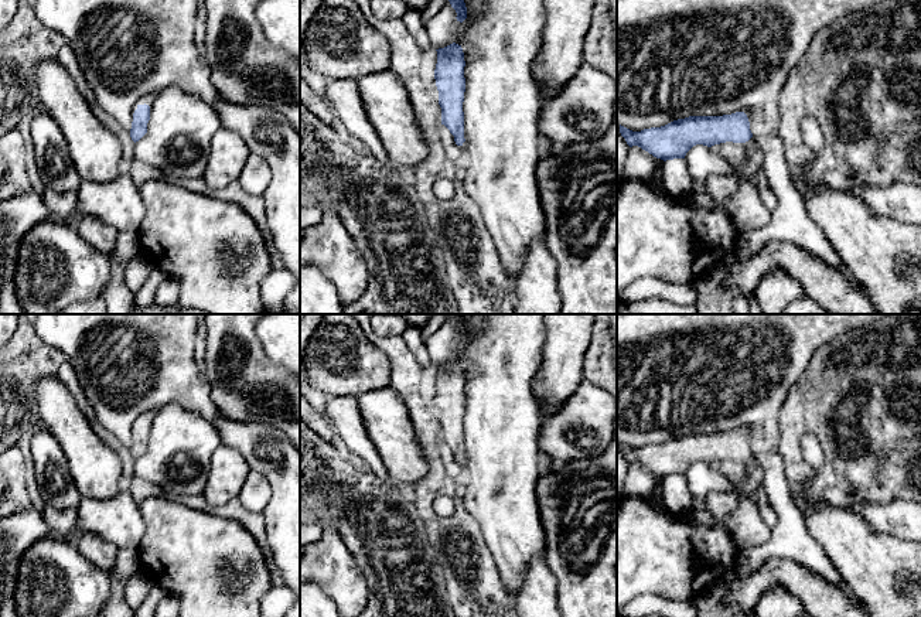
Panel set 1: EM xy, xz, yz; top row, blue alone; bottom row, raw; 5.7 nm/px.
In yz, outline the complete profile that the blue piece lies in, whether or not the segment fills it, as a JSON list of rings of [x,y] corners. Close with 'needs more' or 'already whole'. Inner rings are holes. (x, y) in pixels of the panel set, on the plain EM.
[[[744,429],[723,433],[689,433],[641,449],[632,449],[620,442],[620,450],[630,464],[638,463],[664,478],[685,475],[696,461],[712,464],[726,459],[746,460],[753,454]]] | already whole

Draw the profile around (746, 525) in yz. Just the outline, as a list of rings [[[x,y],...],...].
[[[696,461],[683,477],[692,497],[705,498],[710,492],[724,492],[737,498],[737,508],[726,517],[726,525],[740,549],[761,546],[770,539],[771,529],[763,521],[757,501],[740,495],[730,480],[713,471],[710,464]]]

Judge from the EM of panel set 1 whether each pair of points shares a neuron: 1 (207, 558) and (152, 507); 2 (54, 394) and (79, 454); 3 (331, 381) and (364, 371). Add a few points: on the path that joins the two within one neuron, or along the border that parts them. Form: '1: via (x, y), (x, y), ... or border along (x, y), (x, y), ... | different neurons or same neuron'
1: via (193, 548), (166, 521) | same neuron
2: via (58, 409), (78, 439) | same neuron
3: via (340, 377), (344, 372), (355, 372) | same neuron

